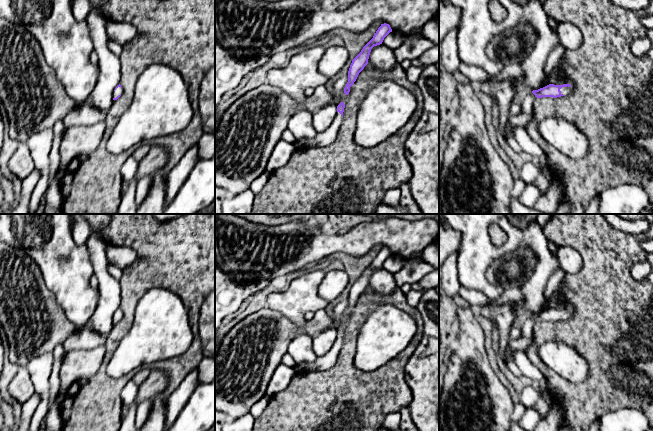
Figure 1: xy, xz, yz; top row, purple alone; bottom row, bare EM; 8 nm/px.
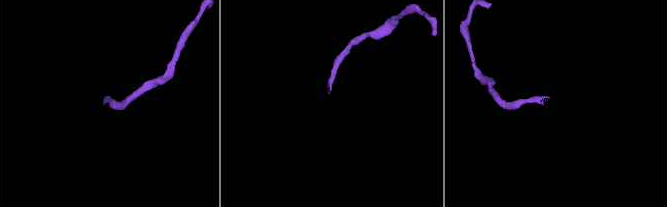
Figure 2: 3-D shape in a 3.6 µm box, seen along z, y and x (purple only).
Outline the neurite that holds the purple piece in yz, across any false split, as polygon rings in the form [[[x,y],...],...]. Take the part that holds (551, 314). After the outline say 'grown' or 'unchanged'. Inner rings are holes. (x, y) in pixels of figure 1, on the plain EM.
[[[549,308],[543,312],[538,313],[538,314],[533,314],[532,317],[537,322],[542,322],[542,321],[557,322],[557,321],[571,318],[572,311],[570,308],[563,308],[563,309]]]; grown

